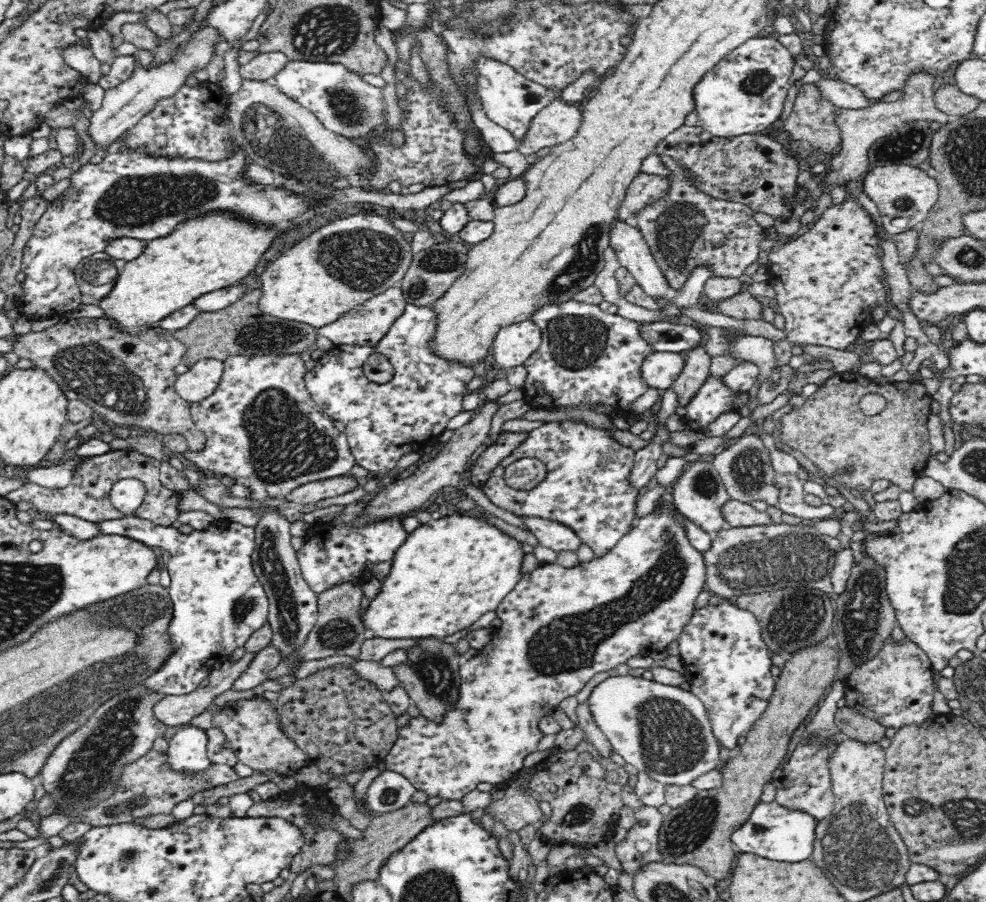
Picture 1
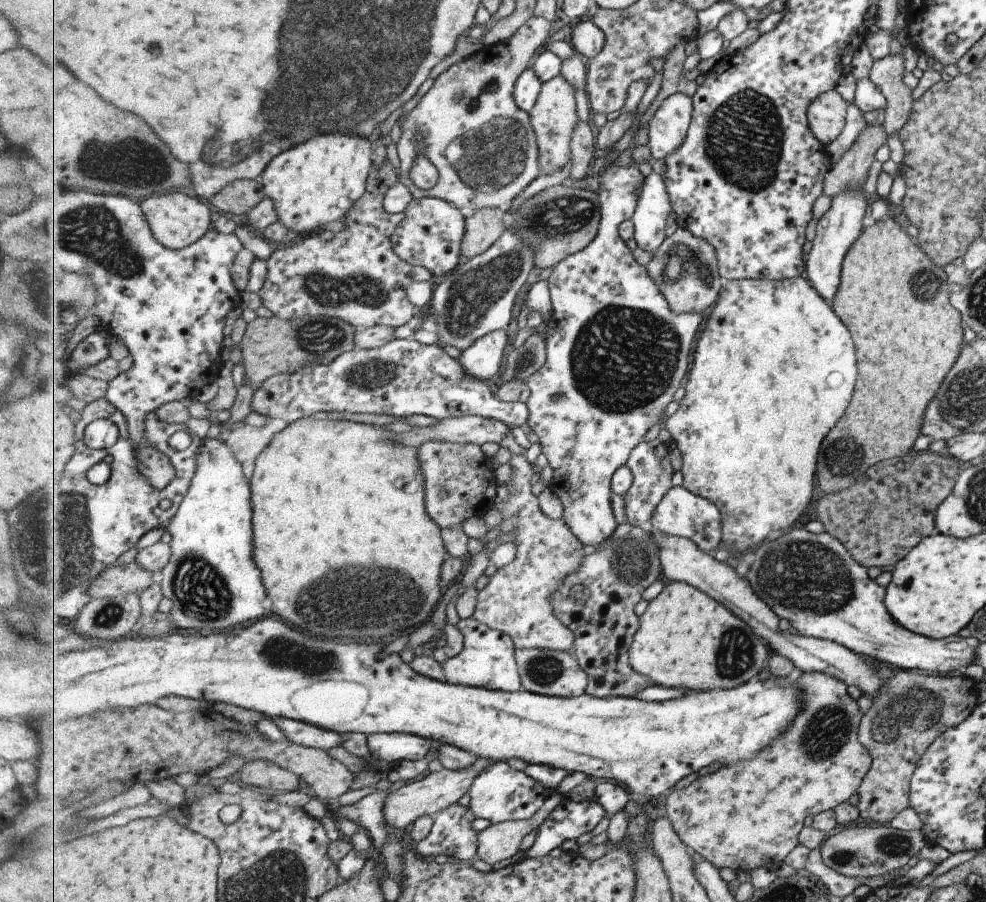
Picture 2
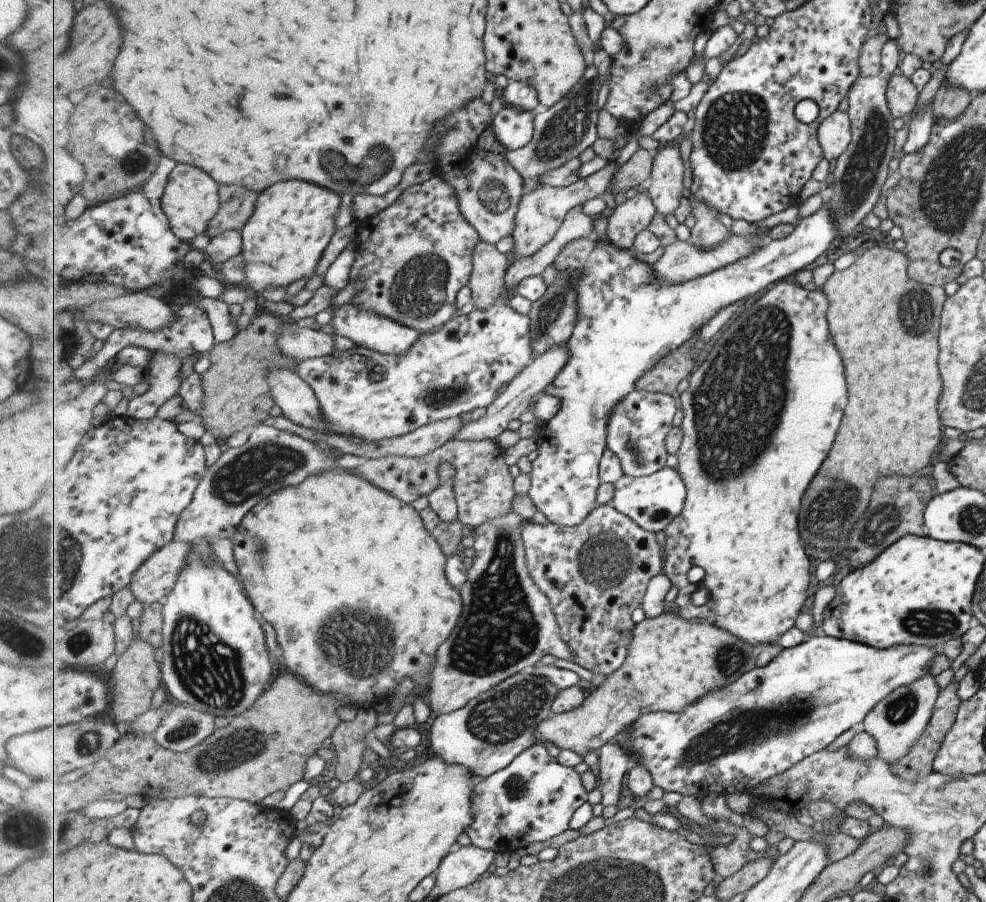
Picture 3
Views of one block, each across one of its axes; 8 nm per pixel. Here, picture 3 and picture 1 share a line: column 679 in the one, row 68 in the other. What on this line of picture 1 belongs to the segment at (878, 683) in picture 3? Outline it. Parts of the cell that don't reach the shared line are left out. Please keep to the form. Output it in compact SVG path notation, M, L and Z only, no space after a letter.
M761 35L731 50L720 61L693 88L698 124L711 135L724 138L764 132L784 110L794 55L775 35Z

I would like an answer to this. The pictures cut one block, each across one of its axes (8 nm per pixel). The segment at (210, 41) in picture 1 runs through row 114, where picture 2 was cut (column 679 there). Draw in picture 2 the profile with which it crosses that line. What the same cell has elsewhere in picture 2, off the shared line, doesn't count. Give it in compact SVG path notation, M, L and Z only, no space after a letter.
M682 91L667 97L649 122L648 144L653 158L666 158L687 138L694 115L694 98Z

